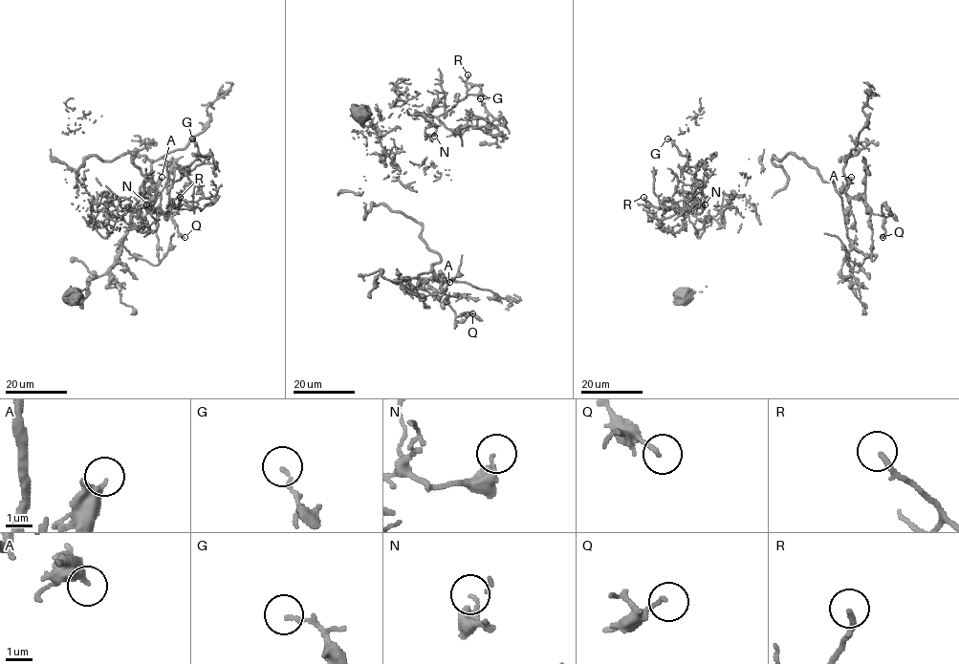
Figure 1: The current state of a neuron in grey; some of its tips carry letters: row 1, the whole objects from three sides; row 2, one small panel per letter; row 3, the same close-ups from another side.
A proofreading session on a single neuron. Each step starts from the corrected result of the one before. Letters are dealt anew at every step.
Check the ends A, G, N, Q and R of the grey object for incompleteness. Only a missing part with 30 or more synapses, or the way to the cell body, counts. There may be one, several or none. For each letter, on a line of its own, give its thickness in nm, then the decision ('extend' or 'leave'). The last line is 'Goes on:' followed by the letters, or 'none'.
A: 190 nm thick; leave
G: 140 nm thick; leave
N: 140 nm thick; leave
Q: 140 nm thick; leave
R: 200 nm thick; extend
Goes on: R

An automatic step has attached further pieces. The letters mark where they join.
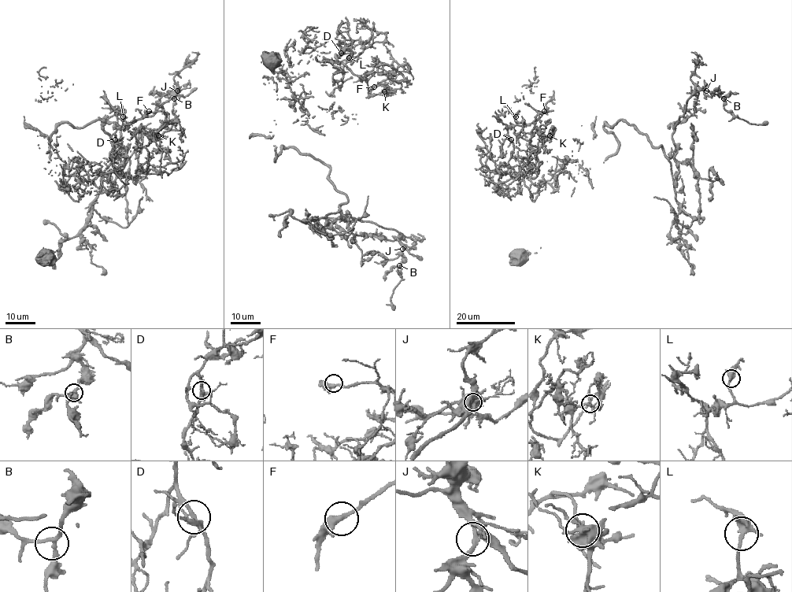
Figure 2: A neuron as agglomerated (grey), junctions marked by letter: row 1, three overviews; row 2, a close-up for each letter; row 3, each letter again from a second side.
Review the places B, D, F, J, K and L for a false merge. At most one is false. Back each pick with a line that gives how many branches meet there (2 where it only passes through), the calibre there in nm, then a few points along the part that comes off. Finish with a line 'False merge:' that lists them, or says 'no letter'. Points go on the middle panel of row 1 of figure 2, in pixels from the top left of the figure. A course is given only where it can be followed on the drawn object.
False merge: no letter

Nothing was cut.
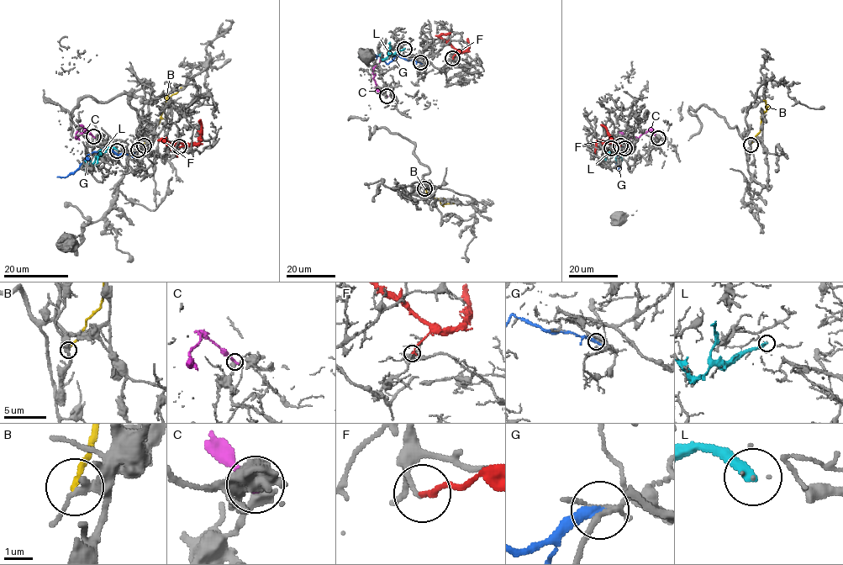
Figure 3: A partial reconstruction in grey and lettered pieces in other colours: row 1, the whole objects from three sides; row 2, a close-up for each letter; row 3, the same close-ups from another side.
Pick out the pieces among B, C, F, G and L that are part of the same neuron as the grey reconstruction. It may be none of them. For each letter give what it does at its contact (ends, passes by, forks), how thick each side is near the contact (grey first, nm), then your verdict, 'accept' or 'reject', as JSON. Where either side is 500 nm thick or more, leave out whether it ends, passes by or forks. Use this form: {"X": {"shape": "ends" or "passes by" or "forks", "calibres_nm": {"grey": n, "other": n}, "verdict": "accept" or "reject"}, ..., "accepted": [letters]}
{"B": {"shape": "ends", "calibres_nm": {"grey": 190, "other": 180}, "verdict": "reject"}, "C": {"shape": "ends", "calibres_nm": {"grey": 480, "other": 240}, "verdict": "reject"}, "F": {"shape": "ends", "calibres_nm": {"grey": 130, "other": 170}, "verdict": "reject"}, "G": {"shape": "ends", "calibres_nm": {"grey": 160, "other": 380}, "verdict": "reject"}, "L": {"shape": "ends", "calibres_nm": {"grey": 50, "other": 280}, "verdict": "reject"}, "accepted": []}

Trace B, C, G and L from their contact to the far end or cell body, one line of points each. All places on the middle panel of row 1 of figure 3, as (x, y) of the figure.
B: (424, 188), (433, 197), (439, 199), (442, 204), (453, 202)
C: (386, 96), (377, 89), (373, 78), (374, 67), (380, 60), (379, 55)
G: (420, 62), (396, 55), (387, 64), (381, 56), (373, 54), (368, 57), (359, 55)
L: (404, 49), (386, 58), (380, 55)

